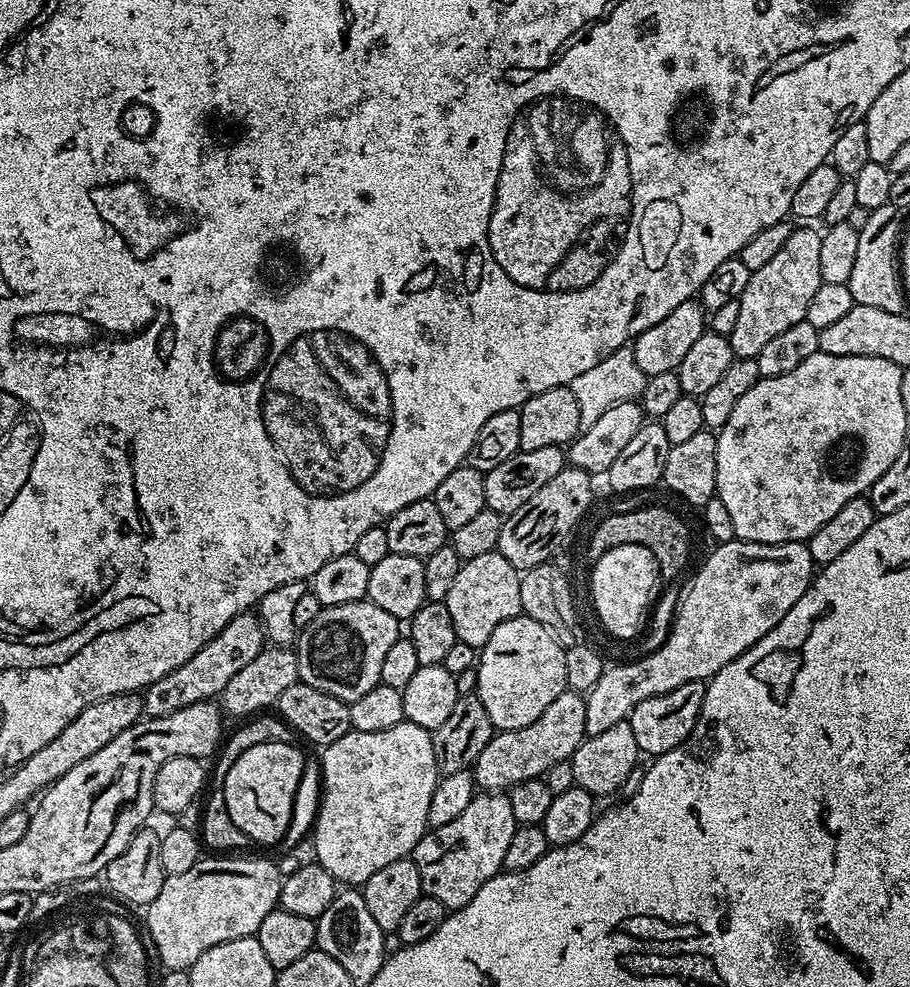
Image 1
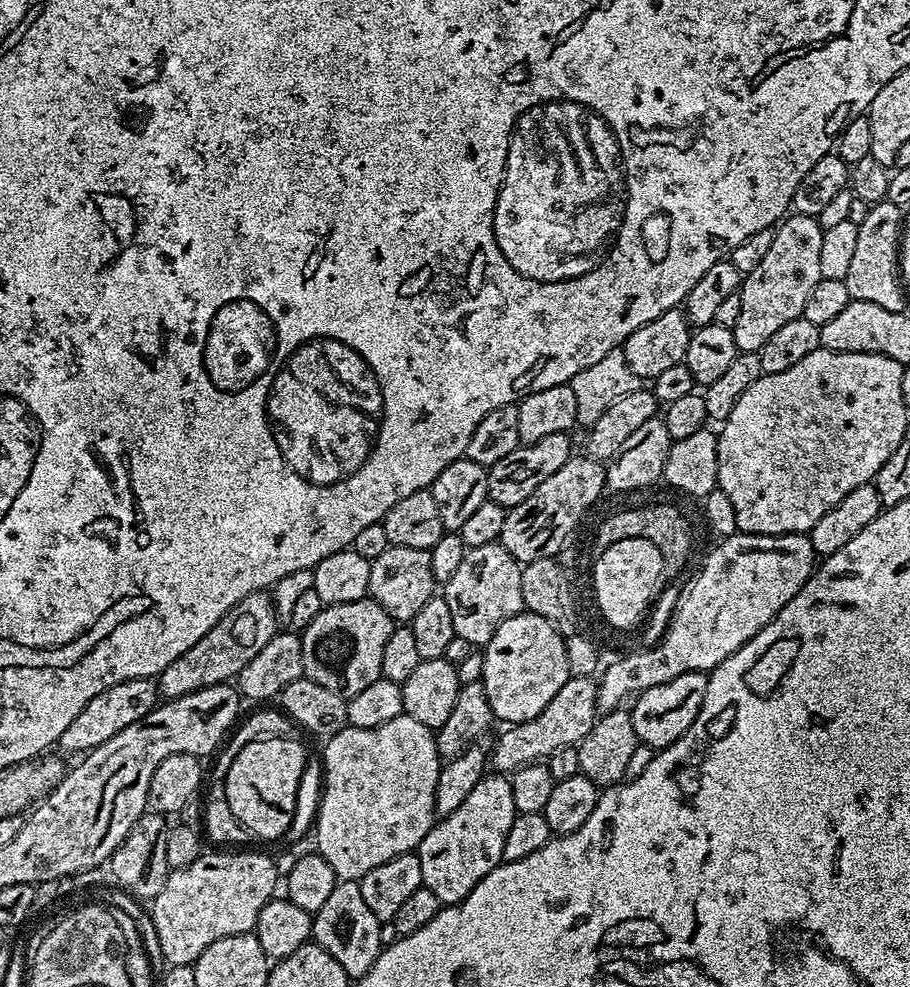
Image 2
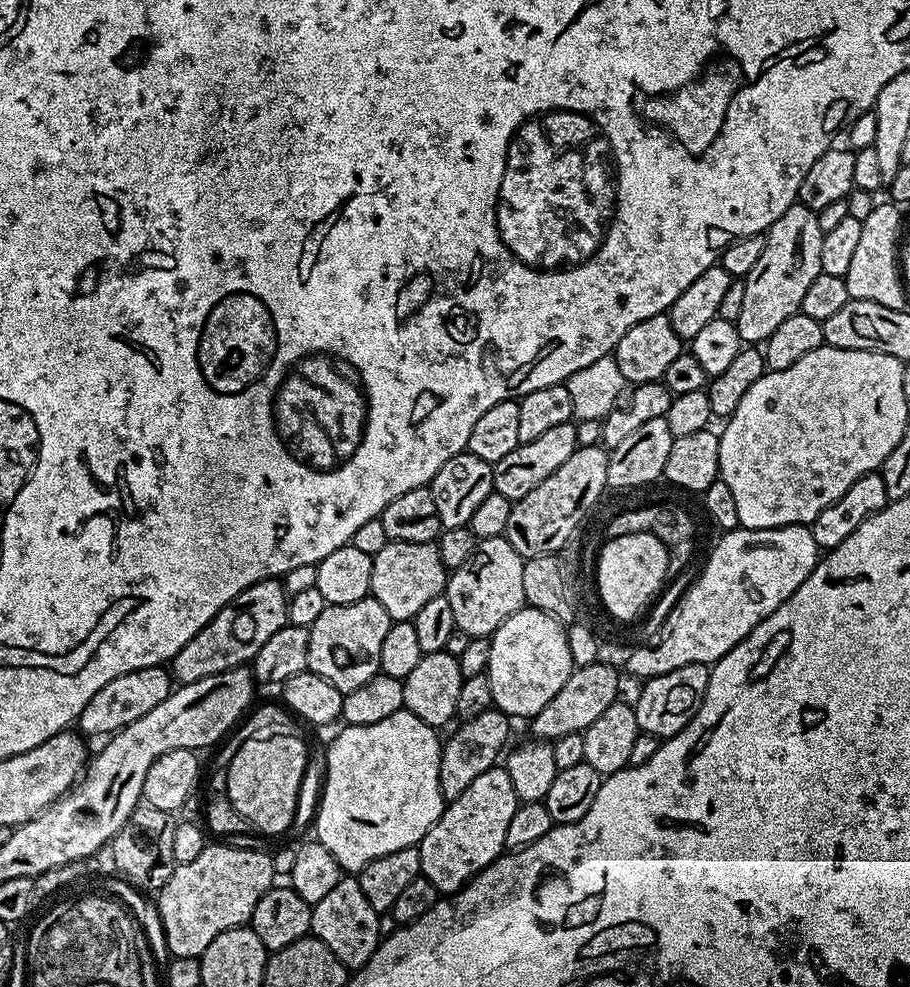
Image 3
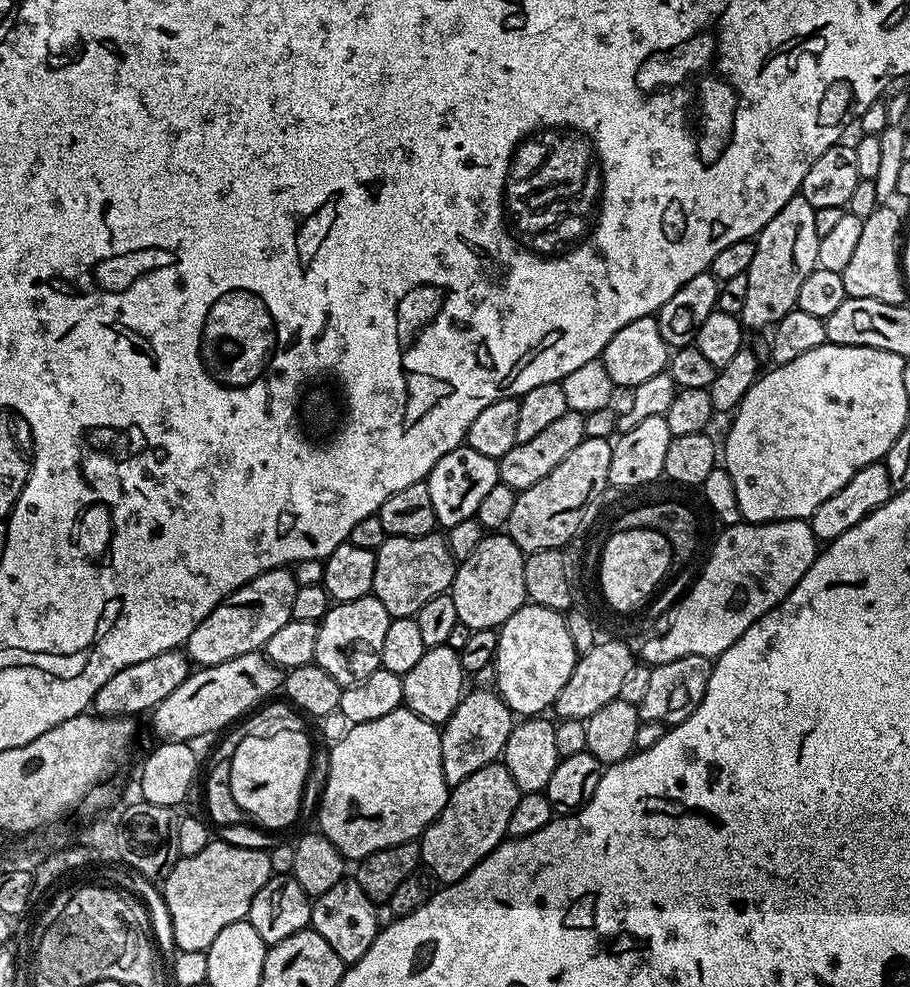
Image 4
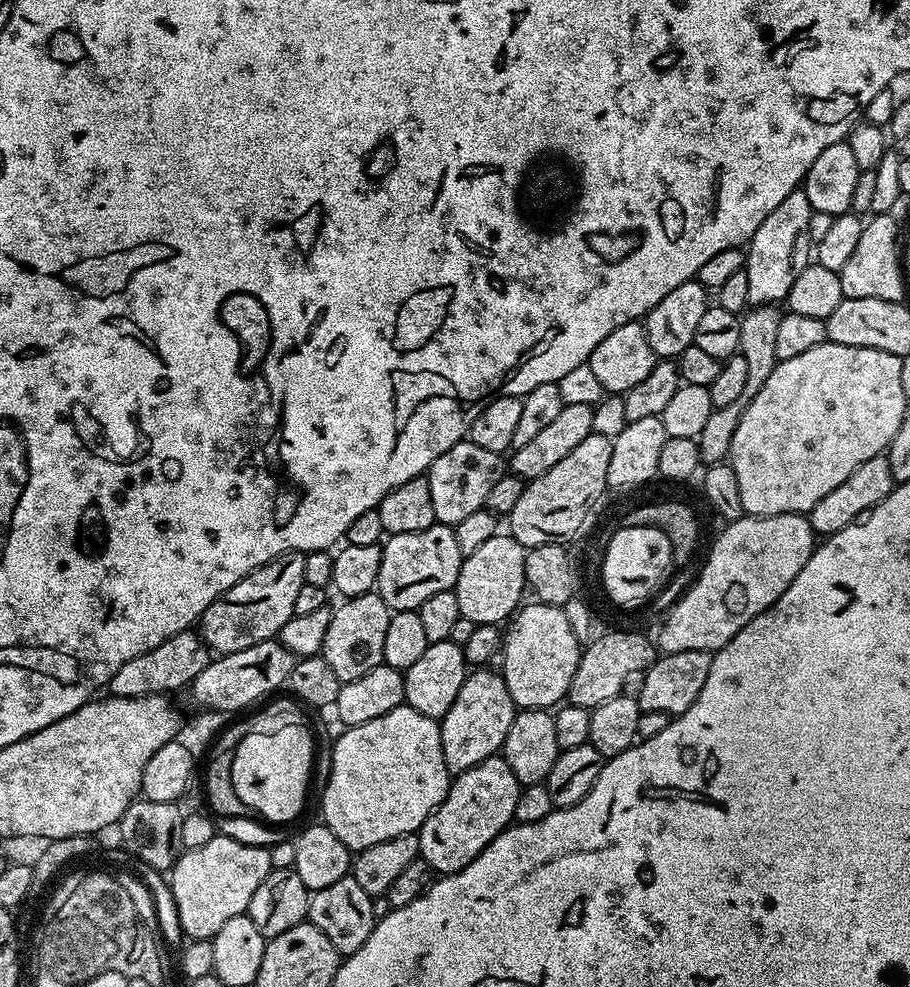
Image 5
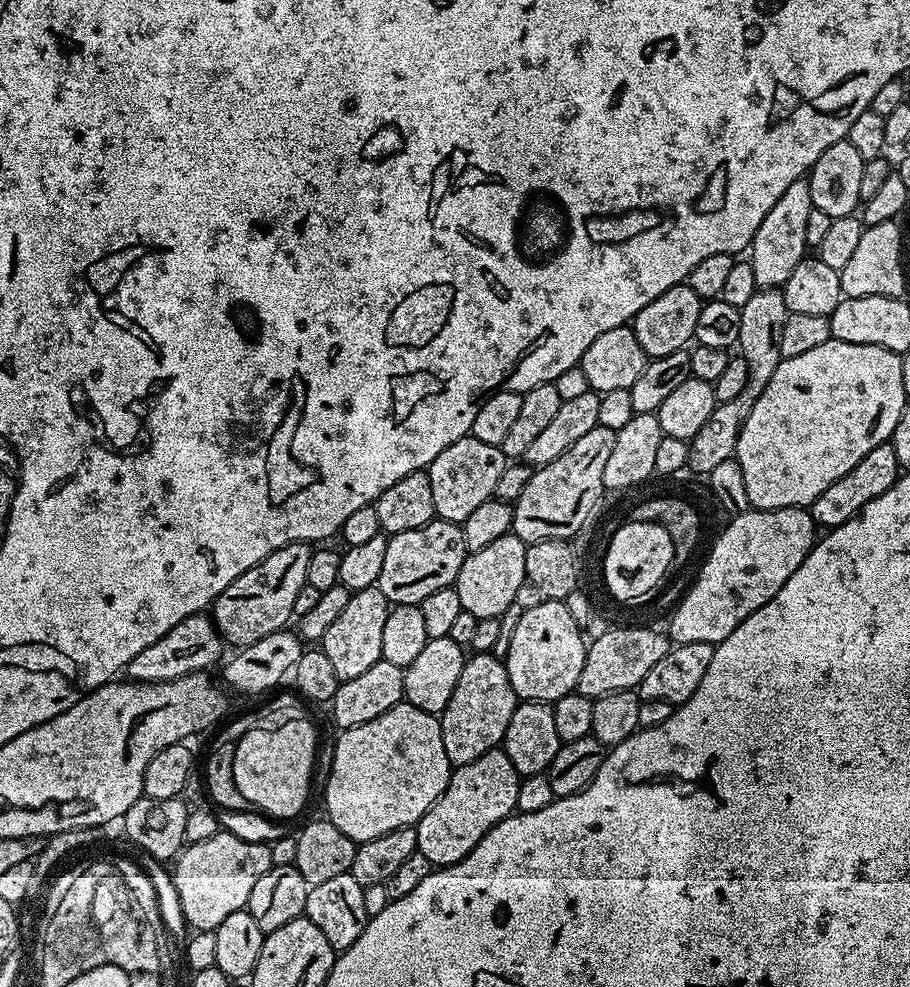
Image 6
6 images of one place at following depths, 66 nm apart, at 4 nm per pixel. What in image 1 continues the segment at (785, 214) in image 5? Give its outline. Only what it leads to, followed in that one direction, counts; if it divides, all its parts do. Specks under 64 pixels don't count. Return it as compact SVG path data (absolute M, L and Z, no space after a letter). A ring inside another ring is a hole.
M812 226L793 227L792 233L778 254L766 266L752 273L746 290L742 290L738 306L738 322L731 334L733 357L755 357L766 342L771 342L782 330L802 322L814 290L821 284L818 270L818 253L822 250L821 233Z

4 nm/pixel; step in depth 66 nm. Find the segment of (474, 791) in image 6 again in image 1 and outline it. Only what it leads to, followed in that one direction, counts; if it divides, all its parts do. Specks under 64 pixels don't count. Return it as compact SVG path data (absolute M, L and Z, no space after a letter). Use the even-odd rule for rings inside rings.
M481 791L473 796L470 806L466 806L454 822L425 832L410 854L418 866L421 893L438 898L446 910L466 906L466 902L503 869L506 849L516 827L514 810L510 810L510 798L505 793Z

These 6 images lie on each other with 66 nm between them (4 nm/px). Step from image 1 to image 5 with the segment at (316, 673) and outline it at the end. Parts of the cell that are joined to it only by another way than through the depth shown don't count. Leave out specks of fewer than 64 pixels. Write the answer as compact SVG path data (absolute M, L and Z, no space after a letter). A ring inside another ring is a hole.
M375 590L345 599L343 603L340 609L337 607L332 613L330 630L326 630L326 642L322 653L324 660L330 662L334 674L338 674L342 682L362 678L366 670L374 670L374 666L384 663L382 645L386 638L386 626L390 615L386 602Z

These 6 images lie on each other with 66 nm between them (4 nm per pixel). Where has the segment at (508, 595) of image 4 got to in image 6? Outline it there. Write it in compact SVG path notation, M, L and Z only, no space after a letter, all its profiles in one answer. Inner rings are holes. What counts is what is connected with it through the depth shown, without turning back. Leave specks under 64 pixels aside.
M509 534L494 538L494 542L490 542L490 546L482 546L482 550L468 552L454 586L464 611L474 614L477 620L494 619L518 600L520 587L526 584L525 574L526 545L523 540Z

